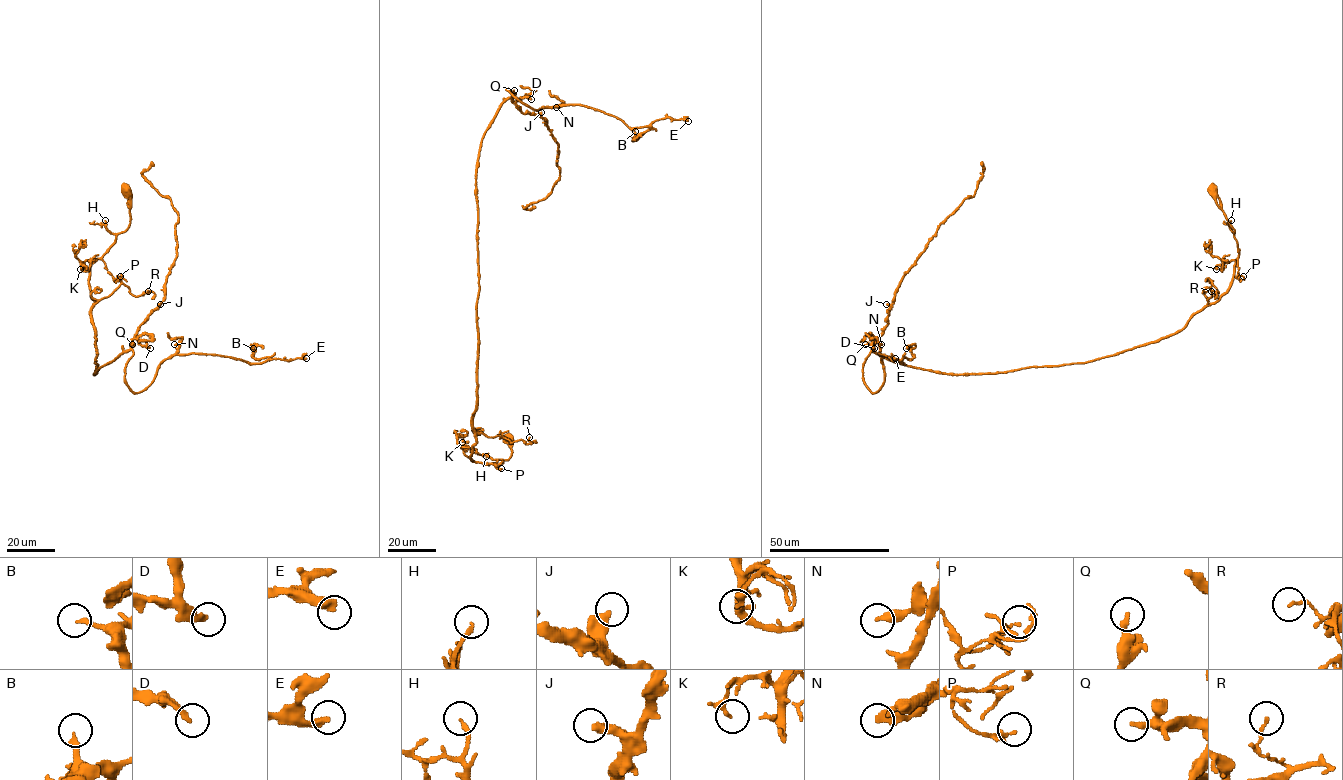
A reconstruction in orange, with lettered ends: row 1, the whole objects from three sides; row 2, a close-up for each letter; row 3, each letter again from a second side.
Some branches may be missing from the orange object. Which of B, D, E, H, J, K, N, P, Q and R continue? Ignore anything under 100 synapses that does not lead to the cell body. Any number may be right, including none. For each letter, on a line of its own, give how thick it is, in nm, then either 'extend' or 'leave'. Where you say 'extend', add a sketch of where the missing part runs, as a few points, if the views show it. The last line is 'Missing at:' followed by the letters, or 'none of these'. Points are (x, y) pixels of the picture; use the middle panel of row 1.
B: 220 nm thick; leave
D: 280 nm thick; leave
E: 320 nm thick; leave
H: 160 nm thick; leave
J: 440 nm thick; leave
K: 300 nm thick; leave
N: 360 nm thick; leave
P: 170 nm thick; leave
Q: 280 nm thick; leave
R: 120 nm thick; leave
Missing at: none of these

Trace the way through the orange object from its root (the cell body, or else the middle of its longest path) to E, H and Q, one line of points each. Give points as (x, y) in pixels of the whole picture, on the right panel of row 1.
E: (1212, 190), (1239, 256), (1229, 289), (1180, 330), (995, 373), (872, 350), (872, 392), (879, 353), (895, 358)
H: (1212, 190), (1212, 196), (1229, 227), (1231, 220)
Q: (1212, 190), (1234, 230), (1233, 280), (1173, 334), (1083, 363), (971, 374), (895, 363), (865, 344)

